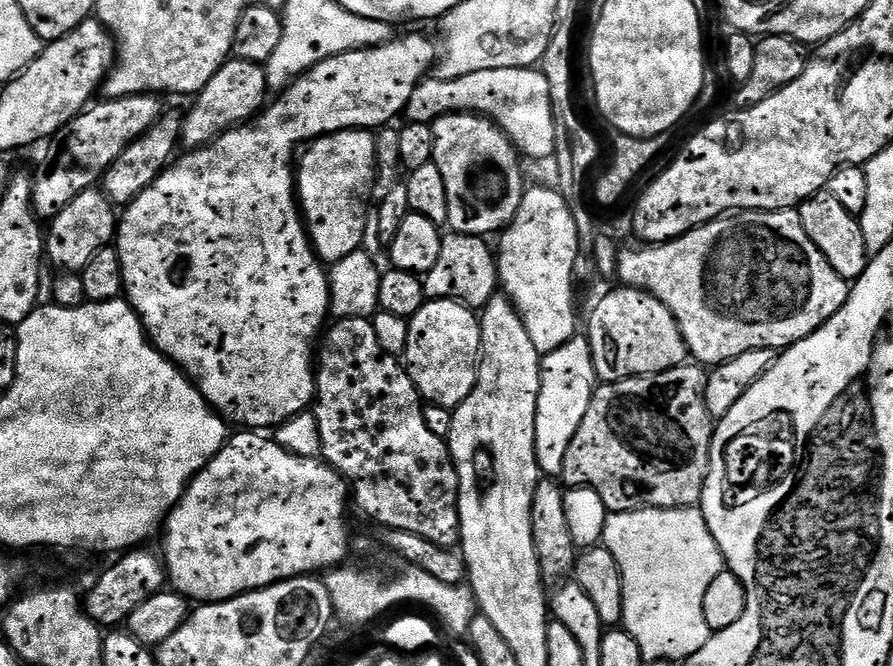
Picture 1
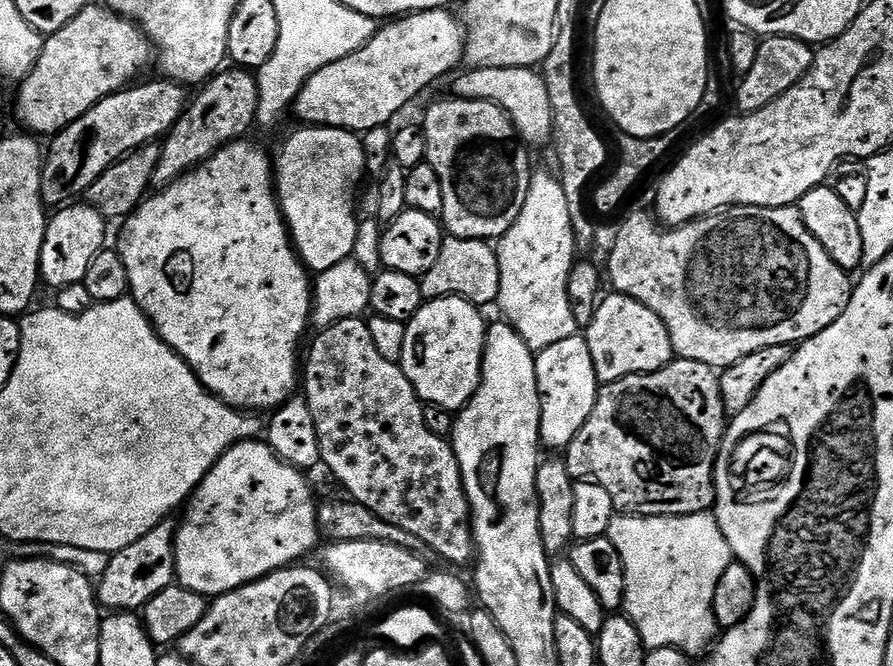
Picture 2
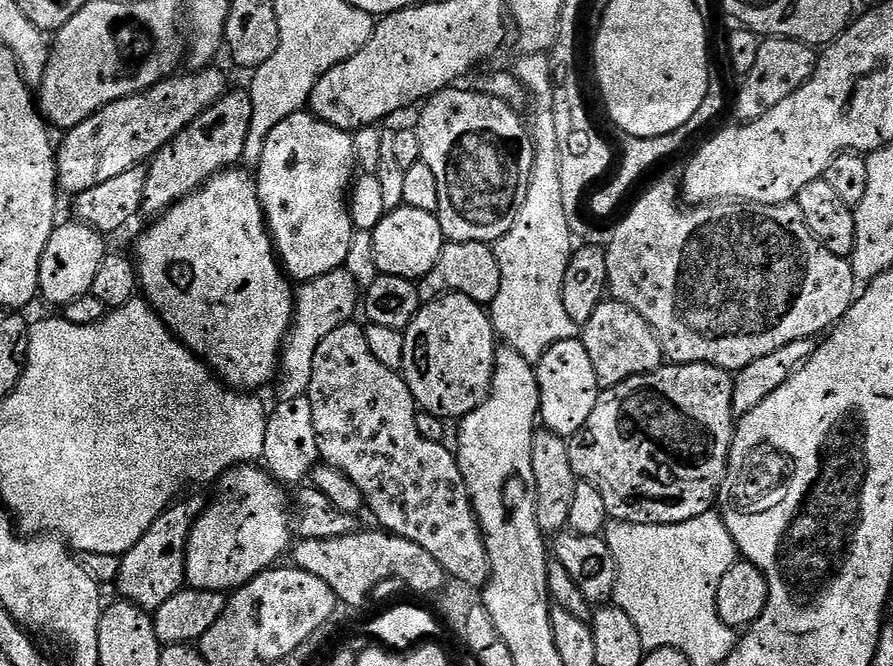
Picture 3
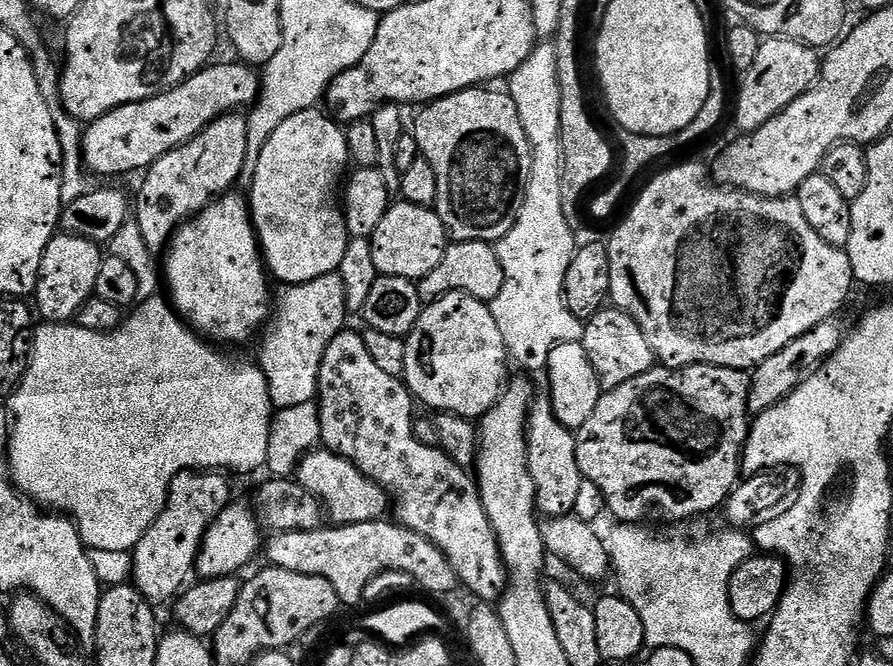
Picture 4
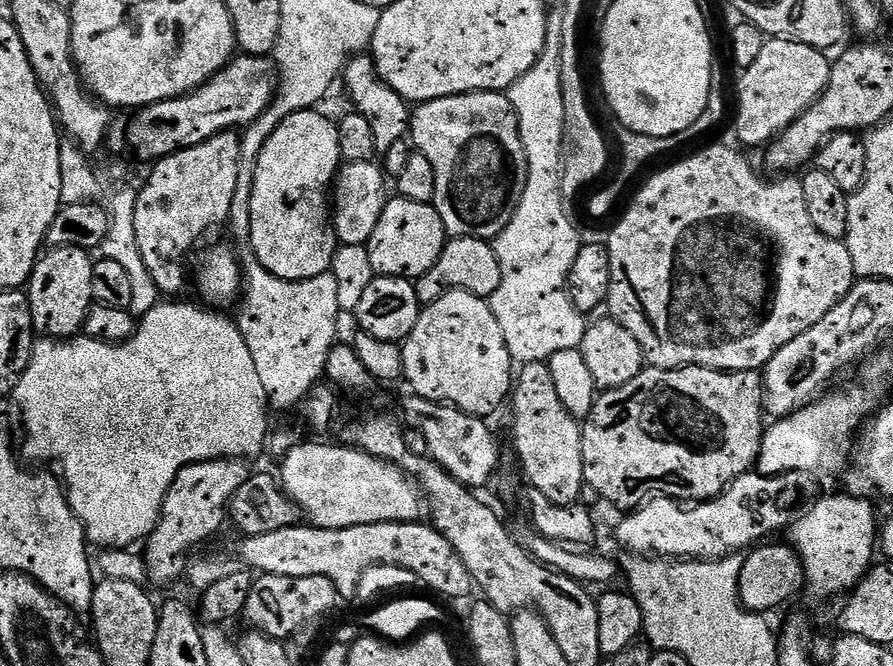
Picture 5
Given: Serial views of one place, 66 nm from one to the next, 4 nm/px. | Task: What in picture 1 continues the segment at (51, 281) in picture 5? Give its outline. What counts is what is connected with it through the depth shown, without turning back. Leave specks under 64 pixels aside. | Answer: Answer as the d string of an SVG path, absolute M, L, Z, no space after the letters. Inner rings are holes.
M99 187L86 189L74 202L54 217L46 228L46 256L57 264L57 269L79 273L90 258L103 248L109 247L116 238L118 212L111 200Z

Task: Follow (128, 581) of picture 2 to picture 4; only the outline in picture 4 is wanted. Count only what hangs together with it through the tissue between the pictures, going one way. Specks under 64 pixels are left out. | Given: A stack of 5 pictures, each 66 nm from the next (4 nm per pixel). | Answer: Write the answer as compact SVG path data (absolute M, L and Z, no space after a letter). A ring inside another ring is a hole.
M220 470L178 474L170 482L166 506L132 549L131 583L153 606L171 605L193 579L196 559L208 528L233 499L229 477Z

